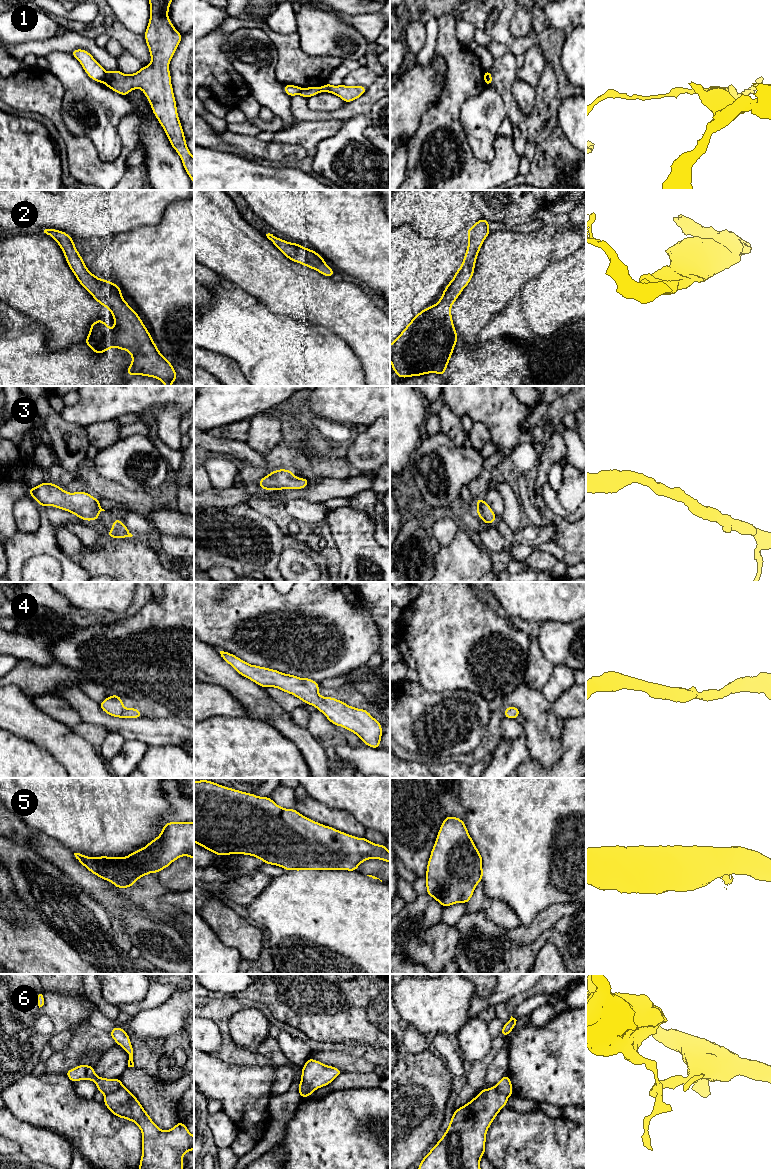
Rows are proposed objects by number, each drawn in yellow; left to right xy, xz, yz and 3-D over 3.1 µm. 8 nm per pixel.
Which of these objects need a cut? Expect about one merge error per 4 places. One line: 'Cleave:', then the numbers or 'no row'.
Cleave: 1, 5, 6

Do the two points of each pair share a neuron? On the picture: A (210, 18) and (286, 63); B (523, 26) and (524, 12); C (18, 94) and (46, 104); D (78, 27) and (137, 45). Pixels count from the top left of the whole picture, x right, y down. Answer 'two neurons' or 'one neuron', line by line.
A: two neurons
B: one neuron
C: one neuron
D: one neuron

